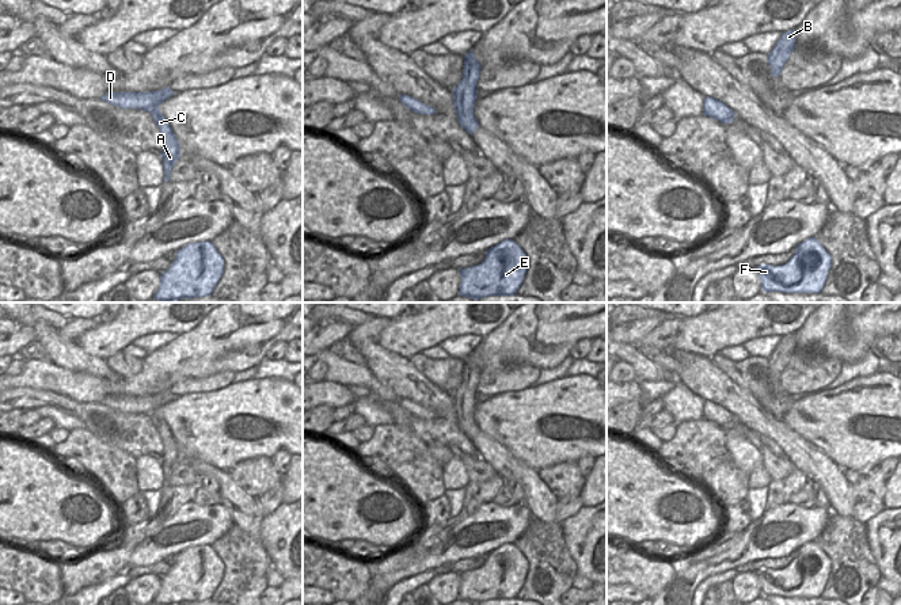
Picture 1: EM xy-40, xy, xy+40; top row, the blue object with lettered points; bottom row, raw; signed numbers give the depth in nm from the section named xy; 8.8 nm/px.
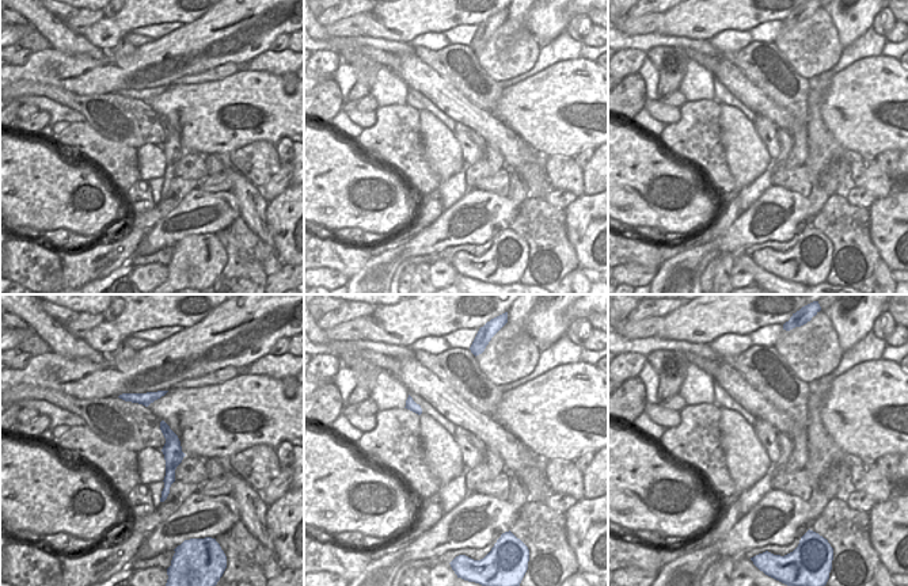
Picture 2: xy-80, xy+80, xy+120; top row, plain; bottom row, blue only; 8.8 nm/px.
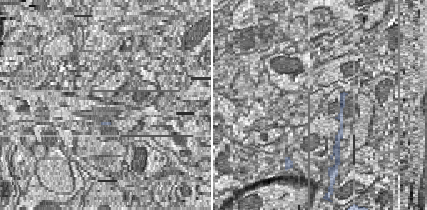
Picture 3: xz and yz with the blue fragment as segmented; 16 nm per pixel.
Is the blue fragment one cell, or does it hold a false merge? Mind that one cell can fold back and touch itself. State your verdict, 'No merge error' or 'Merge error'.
No merge error

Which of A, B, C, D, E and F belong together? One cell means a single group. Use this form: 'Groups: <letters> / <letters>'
Groups: A B C D E F

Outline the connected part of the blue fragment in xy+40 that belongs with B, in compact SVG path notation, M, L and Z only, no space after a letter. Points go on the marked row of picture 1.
M794 30L782 33L780 39L776 42L775 47L768 54L772 77L776 77L778 75L782 76L782 69L795 47L797 46Z

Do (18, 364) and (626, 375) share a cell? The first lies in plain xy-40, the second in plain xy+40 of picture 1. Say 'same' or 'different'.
same

